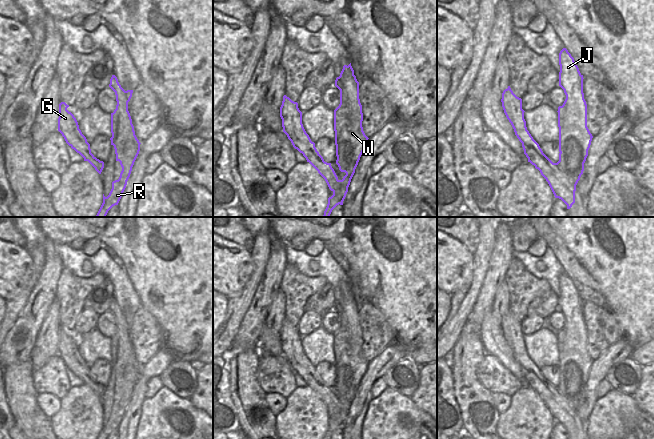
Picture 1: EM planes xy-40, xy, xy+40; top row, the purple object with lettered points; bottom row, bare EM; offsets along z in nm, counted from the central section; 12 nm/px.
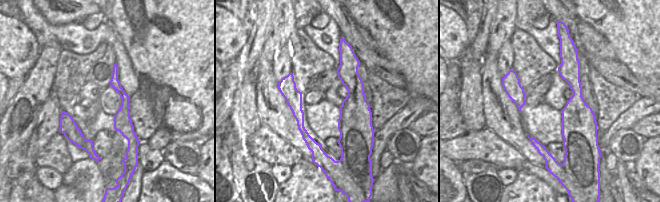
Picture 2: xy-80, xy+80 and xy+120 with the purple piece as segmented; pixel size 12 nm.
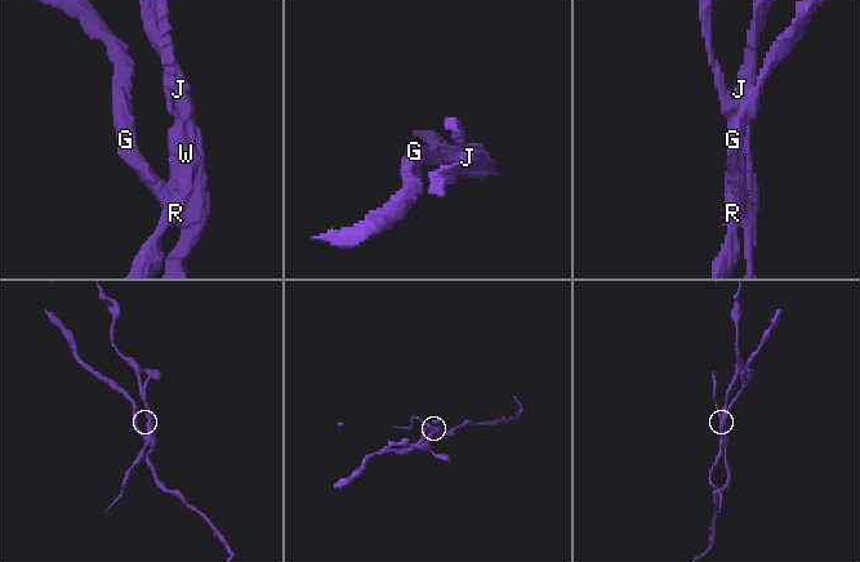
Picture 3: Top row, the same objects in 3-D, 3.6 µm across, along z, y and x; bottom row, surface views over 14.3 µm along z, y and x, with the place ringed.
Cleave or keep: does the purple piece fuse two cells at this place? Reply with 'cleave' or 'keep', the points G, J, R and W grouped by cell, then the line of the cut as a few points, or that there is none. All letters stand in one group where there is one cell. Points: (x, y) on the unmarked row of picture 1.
cleave; groups G / J R W; cut xy+40 (548, 382), (547, 386), (539, 394)

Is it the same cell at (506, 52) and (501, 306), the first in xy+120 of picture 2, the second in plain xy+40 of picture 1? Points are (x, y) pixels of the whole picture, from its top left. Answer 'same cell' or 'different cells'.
same cell

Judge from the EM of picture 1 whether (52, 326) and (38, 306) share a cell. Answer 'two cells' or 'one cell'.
two cells

